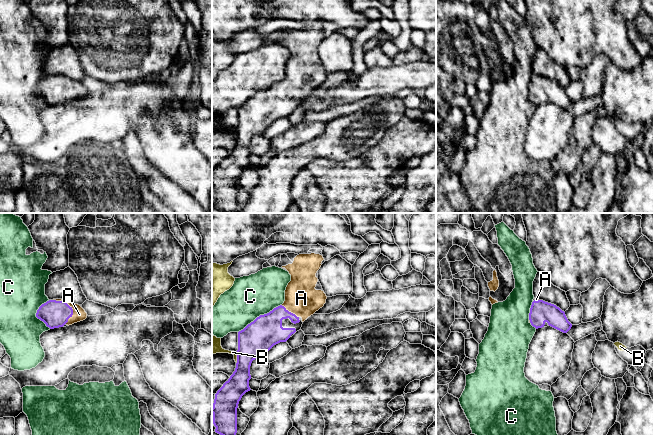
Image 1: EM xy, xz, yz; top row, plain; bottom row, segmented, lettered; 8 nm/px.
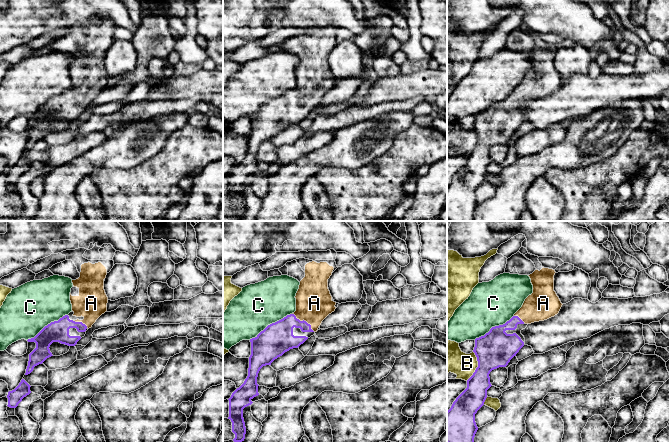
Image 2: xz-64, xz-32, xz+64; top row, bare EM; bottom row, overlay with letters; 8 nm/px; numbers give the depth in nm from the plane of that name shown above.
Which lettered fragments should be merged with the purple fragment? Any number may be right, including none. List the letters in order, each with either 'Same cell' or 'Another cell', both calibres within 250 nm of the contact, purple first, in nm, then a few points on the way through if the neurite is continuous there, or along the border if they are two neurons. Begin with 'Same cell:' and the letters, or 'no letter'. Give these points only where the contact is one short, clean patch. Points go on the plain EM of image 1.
Same cell: A
A: Same cell. Thickness 220 nm (purple) against 110 nm. Path across: xy (55, 90), (57, 88), (72, 88), (79, 90)
B: Another cell. Thickness 280 nm (purple) against 140 nm
C: Another cell. Thickness 280 nm (purple) against 340 nm. Boundary: xz (281, 80), (266, 89), (260, 90), (238, 108)

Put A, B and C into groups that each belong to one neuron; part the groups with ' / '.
A / B / C

